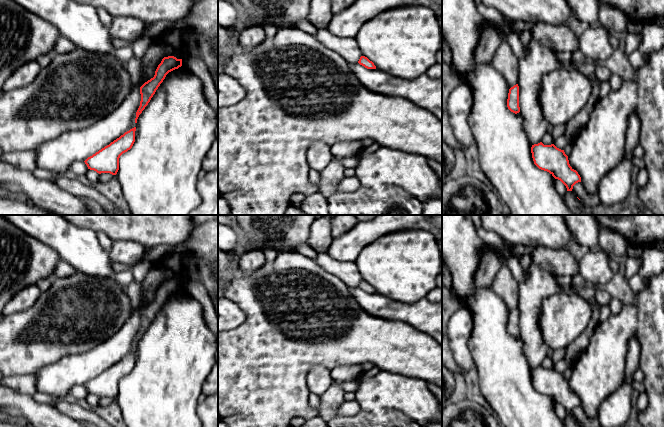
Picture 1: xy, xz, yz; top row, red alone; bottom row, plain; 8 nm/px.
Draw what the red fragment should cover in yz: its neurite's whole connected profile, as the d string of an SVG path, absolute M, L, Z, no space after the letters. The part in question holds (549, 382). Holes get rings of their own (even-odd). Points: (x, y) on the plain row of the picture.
M542 366L534 368L531 371L531 377L534 388L560 404L567 415L572 415L573 410L581 406L580 399L570 390L564 374L557 372L554 368L544 369Z

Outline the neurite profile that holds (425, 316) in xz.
M359 287L350 288L350 292L358 305L374 318L406 323L442 345L442 301L434 303L423 298L403 303L378 293L367 293Z

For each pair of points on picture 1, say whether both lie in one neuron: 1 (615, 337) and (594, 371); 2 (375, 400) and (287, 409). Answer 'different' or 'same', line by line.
1: same
2: different

